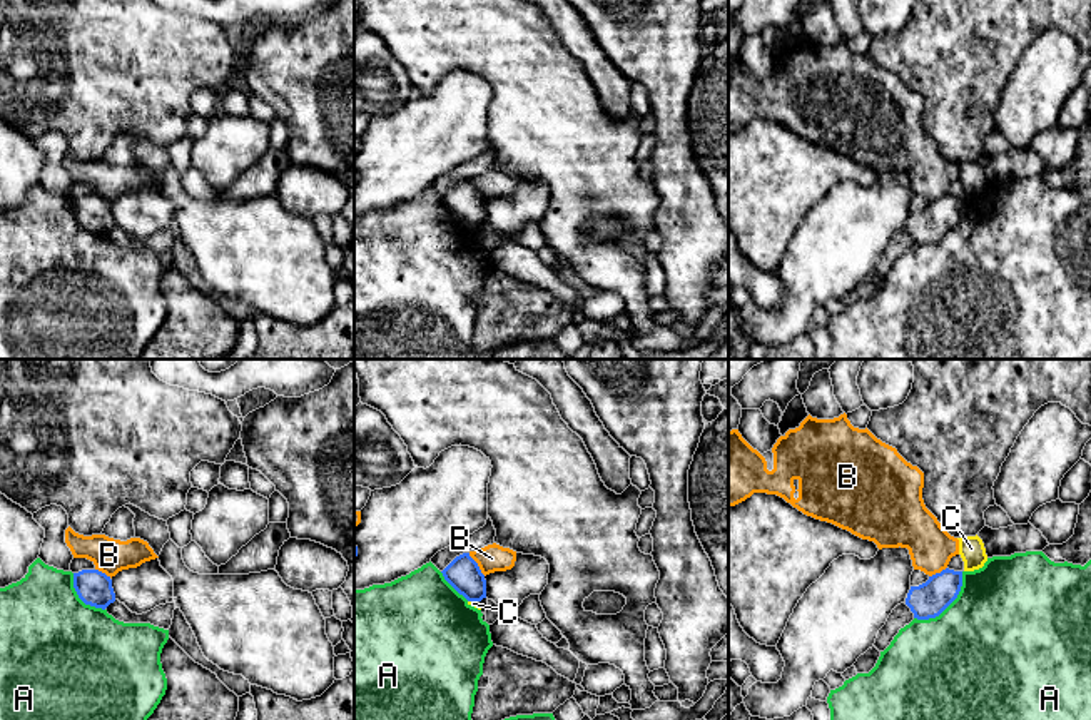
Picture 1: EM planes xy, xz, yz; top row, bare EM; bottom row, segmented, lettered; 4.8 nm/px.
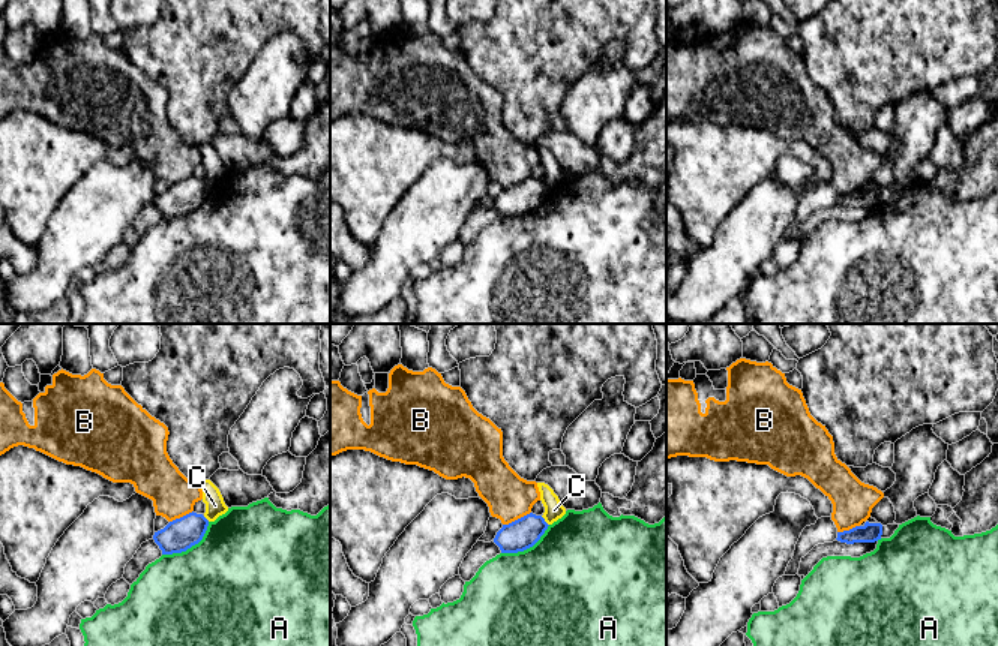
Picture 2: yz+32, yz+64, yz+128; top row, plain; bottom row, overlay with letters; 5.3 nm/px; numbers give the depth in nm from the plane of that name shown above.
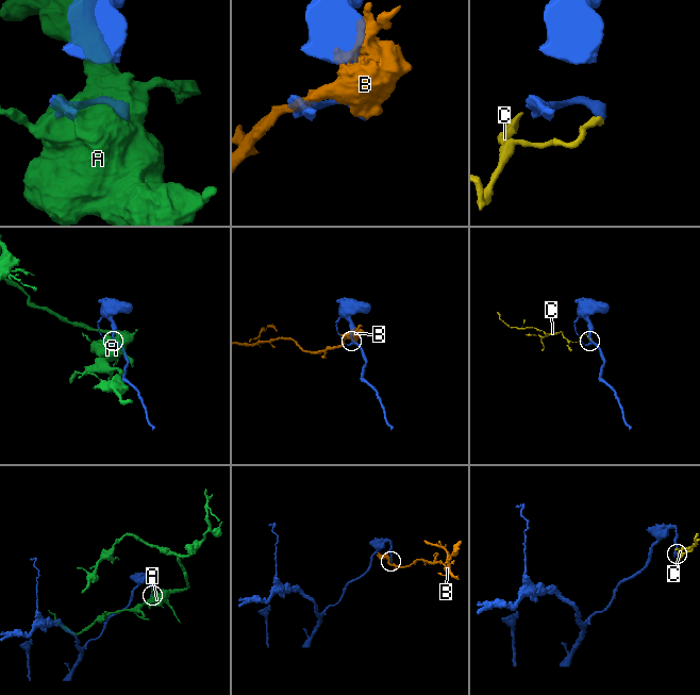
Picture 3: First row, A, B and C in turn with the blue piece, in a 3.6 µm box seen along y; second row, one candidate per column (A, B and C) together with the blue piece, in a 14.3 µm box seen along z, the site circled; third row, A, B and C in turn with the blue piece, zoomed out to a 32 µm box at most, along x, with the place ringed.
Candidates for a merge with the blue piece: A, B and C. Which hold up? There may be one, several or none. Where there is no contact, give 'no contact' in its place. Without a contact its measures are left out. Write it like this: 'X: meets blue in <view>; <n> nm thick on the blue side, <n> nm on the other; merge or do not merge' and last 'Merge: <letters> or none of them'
A: meets blue in yz; 170 nm thick on the blue side, 500 nm on the other; do not merge
B: meets blue in xz; 160 nm thick on the blue side, 130 nm on the other; do not merge
C: meets blue in xz; 160 nm thick on the blue side, 30 nm on the other; do not merge
Merge: none of them

